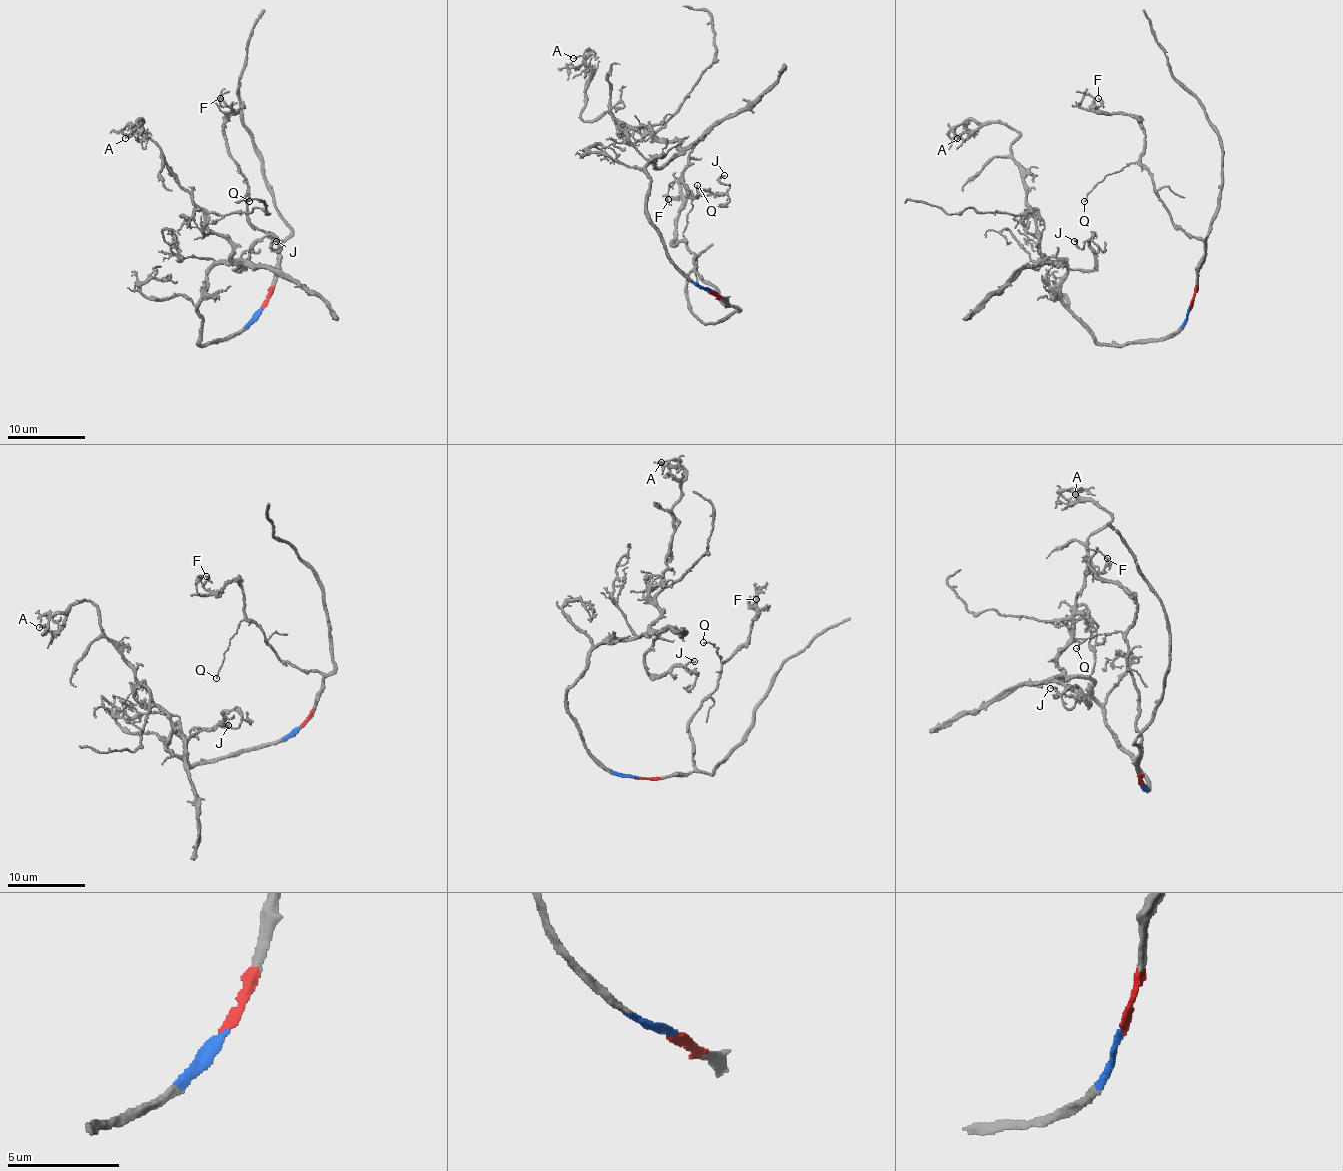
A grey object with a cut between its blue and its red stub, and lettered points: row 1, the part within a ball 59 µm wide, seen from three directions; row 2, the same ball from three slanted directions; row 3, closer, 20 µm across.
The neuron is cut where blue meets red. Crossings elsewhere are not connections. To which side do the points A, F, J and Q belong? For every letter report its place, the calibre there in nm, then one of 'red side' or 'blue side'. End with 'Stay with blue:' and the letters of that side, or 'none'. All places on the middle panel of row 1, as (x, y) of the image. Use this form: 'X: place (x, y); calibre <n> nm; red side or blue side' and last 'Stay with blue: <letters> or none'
A: place (573, 58); calibre 130 nm; blue side
F: place (668, 199); calibre 120 nm; red side
J: place (724, 175); calibre 170 nm; blue side
Q: place (697, 185); calibre 120 nm; red side
Stay with blue: A, J

